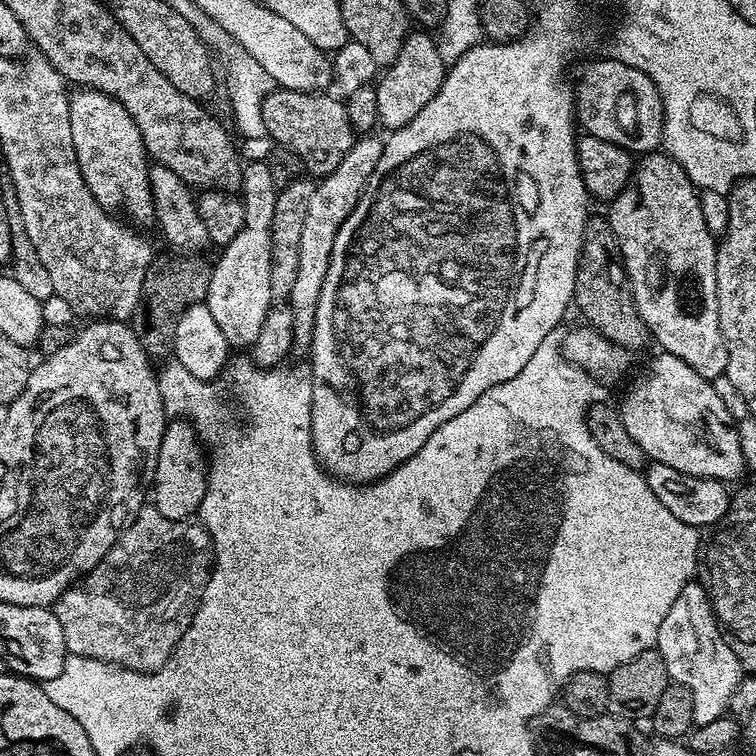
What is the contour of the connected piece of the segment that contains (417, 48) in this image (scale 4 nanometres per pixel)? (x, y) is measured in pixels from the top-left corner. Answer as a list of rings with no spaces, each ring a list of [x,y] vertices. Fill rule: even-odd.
[[[409,31],[402,42],[398,58],[394,58],[394,62],[379,73],[374,84],[374,103],[379,123],[383,126],[385,124],[388,130],[405,128],[418,114],[418,110],[422,110],[422,106],[426,106],[426,102],[438,94],[445,71],[442,57],[436,49],[436,40],[427,31]]]

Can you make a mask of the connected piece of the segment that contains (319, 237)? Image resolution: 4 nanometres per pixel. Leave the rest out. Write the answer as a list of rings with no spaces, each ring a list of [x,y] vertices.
[[[364,134],[353,139],[346,158],[342,158],[342,162],[338,162],[338,166],[334,166],[334,170],[316,184],[314,194],[310,197],[310,207],[306,210],[306,222],[302,226],[298,275],[294,278],[294,286],[286,301],[287,307],[291,308],[294,314],[292,342],[297,349],[307,349],[311,345],[312,331],[316,325],[318,298],[322,294],[322,282],[326,282],[326,270],[330,270],[334,238],[338,238],[338,230],[342,230],[342,222],[350,218],[354,206],[364,193],[370,174],[374,174],[374,166],[378,166],[378,158],[382,158],[385,137],[376,135]]]

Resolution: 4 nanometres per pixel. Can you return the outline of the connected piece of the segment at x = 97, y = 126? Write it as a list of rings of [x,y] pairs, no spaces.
[[[87,87],[73,91],[68,97],[68,106],[74,154],[90,194],[94,194],[103,208],[121,208],[129,221],[137,220],[132,221],[137,225],[151,221],[155,217],[156,207],[152,201],[152,187],[148,177],[150,157],[143,146],[138,126],[126,112],[126,107],[115,97]]]

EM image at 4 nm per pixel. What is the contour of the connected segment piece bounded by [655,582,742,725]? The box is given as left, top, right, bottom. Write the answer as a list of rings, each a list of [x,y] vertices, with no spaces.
[[[689,582],[682,594],[674,598],[674,606],[670,606],[666,618],[662,618],[655,651],[659,652],[662,662],[666,662],[669,677],[690,690],[694,698],[694,725],[714,722],[714,718],[729,711],[734,690],[740,685],[742,669],[716,622],[703,584]]]

